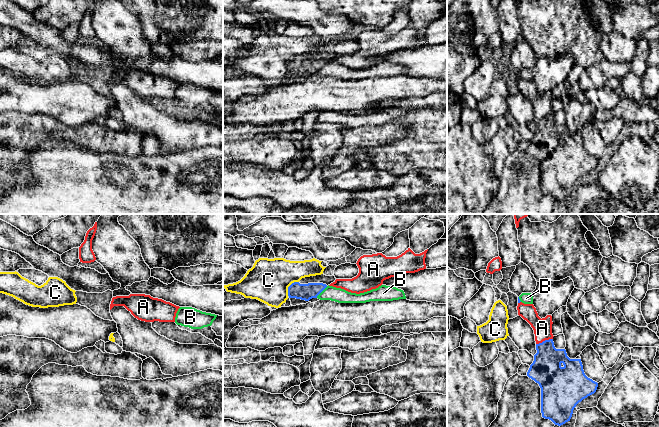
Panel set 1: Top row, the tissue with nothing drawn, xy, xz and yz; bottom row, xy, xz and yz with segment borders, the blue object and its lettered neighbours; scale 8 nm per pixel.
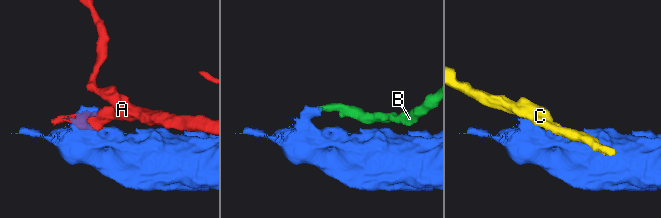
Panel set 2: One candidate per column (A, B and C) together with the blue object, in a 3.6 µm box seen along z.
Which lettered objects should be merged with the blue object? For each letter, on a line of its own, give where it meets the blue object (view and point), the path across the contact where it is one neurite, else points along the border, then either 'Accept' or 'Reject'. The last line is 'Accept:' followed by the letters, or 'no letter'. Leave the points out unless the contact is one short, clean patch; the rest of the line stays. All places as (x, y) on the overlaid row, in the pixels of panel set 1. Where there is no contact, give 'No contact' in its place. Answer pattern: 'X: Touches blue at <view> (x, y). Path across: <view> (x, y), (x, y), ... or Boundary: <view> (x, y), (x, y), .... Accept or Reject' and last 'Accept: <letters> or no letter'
A: Touches blue at yz (545, 340). Reject
B: Touches blue at xz (321, 291). Boundary: xz (327, 286), (316, 297). Reject
C: Touches blue at xz (289, 286). Boundary: xz (298, 281), (294, 281), (288, 287), (287, 295). Reject
Accept: no letter

